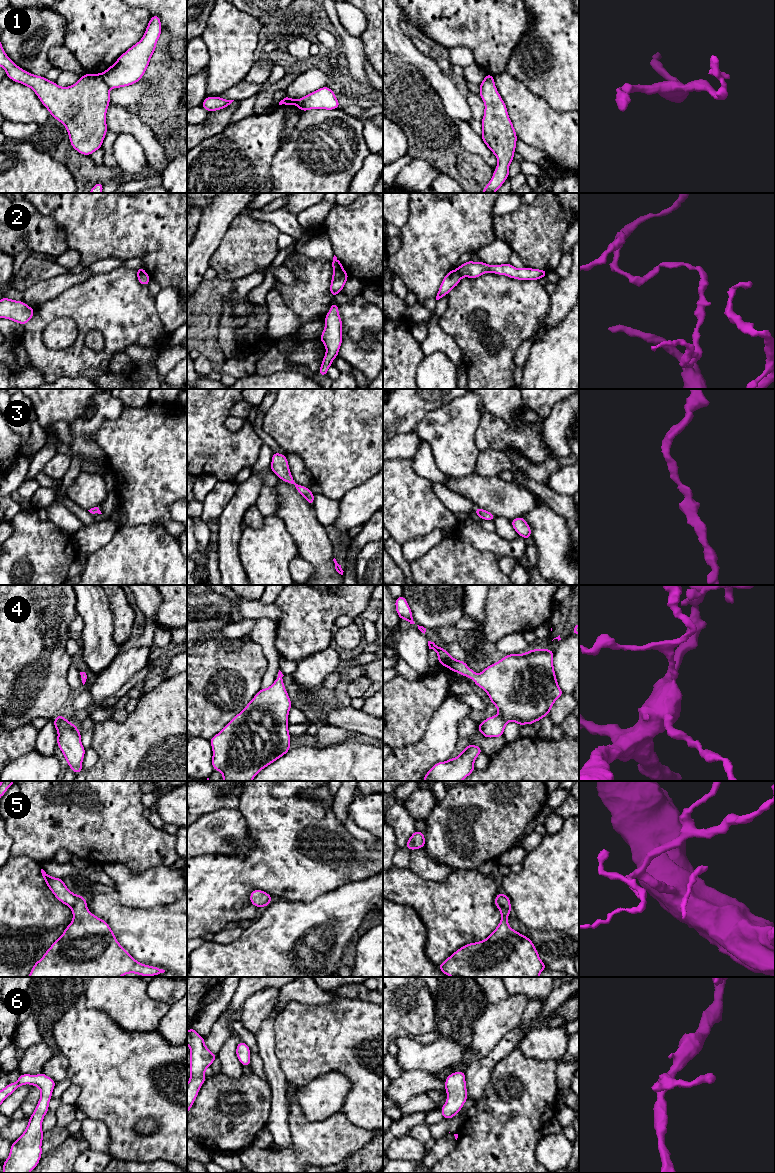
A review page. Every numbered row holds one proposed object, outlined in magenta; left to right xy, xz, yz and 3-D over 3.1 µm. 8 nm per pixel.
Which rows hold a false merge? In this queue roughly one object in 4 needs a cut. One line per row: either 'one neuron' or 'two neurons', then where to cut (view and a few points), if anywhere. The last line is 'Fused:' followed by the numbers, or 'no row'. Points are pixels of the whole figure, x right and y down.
1: two neurons; cut xy (99, 74), (110, 88)
2: two neurons; cut xz (334, 268), (342, 270)
3: one neuron; cut none
4: one neuron; cut none
5: one neuron; cut none
6: one neuron; cut none
Fused: 1, 2

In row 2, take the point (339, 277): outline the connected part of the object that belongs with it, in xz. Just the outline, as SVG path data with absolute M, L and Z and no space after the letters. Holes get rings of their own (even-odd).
M334 269L332 280L330 284L330 293L335 297L340 291L343 290L344 285L348 279L348 273L341 269Z

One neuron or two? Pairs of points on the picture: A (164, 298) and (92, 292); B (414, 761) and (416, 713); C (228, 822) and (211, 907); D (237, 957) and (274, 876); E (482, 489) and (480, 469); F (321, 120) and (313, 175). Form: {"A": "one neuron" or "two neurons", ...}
{"A": "two neurons", "B": "two neurons", "C": "two neurons", "D": "two neurons", "E": "two neurons", "F": "one neuron"}

